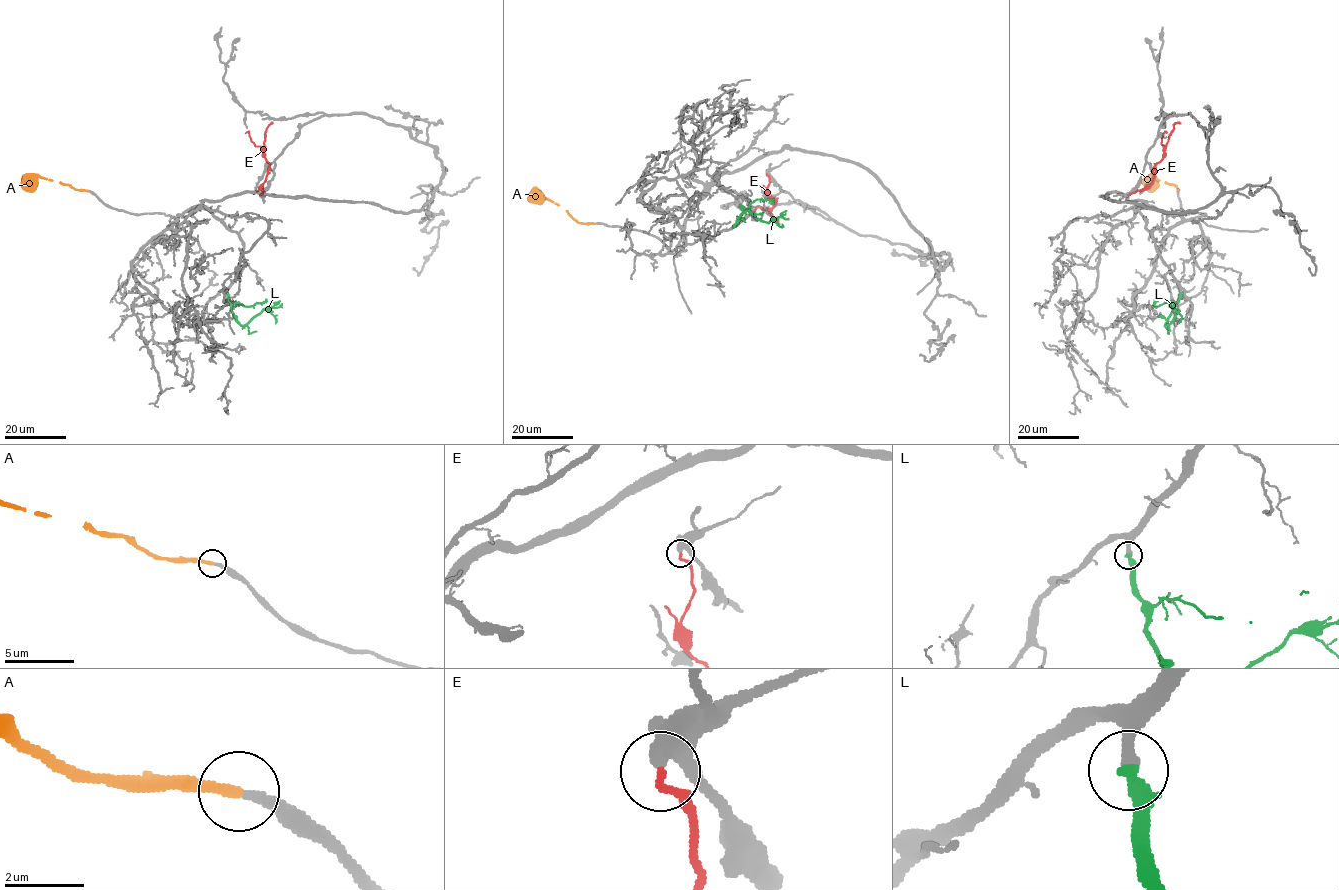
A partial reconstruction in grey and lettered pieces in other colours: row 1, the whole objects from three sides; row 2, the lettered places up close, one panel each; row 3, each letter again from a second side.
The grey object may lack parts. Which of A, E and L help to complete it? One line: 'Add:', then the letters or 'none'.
Add: A, L

